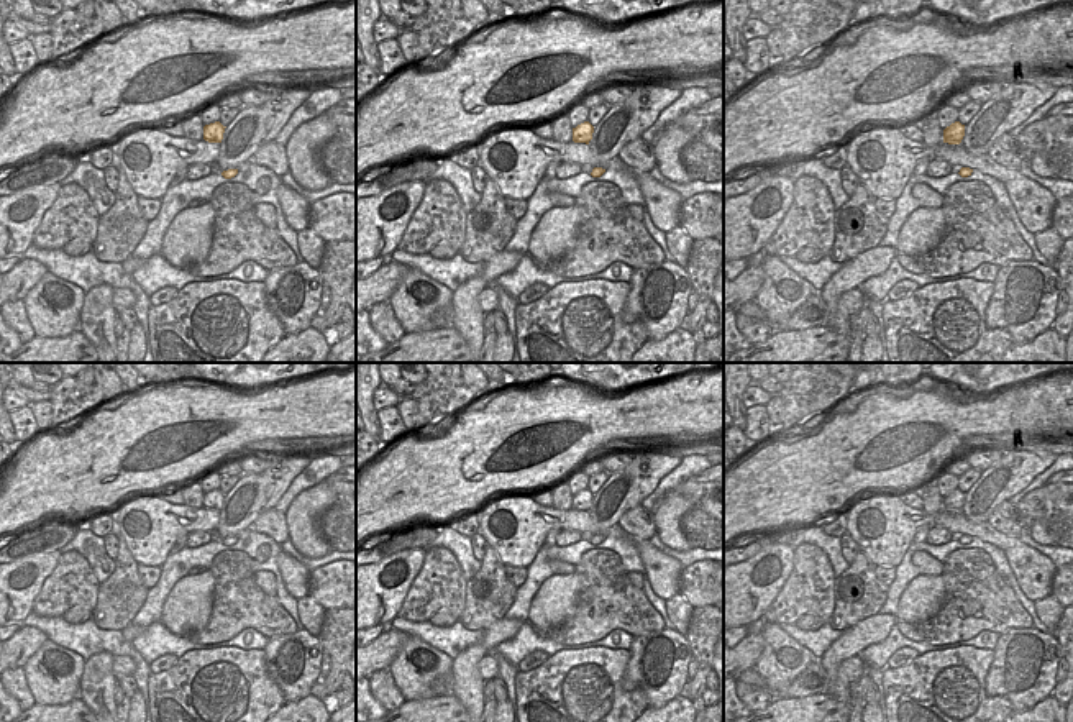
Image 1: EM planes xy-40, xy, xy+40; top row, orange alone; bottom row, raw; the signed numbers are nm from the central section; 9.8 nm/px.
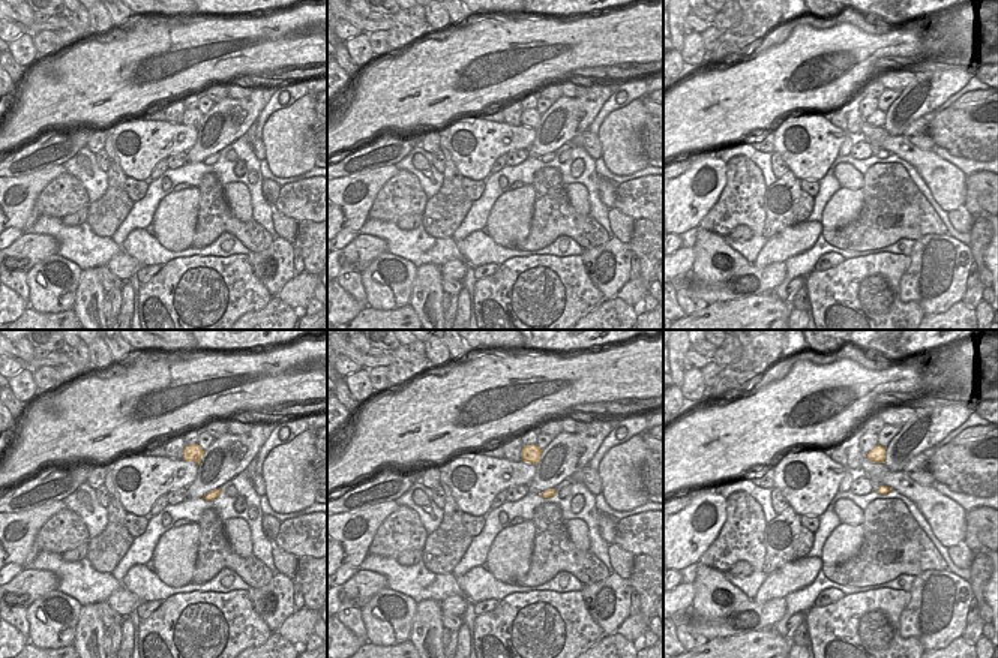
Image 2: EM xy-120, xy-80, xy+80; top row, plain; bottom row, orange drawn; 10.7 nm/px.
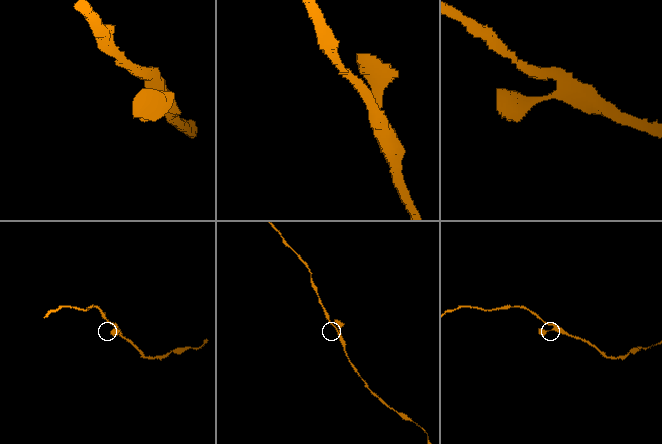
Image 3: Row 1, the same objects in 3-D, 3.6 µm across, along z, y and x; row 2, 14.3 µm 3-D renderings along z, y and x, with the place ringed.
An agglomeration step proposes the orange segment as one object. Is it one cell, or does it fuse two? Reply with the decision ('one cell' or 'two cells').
one cell

